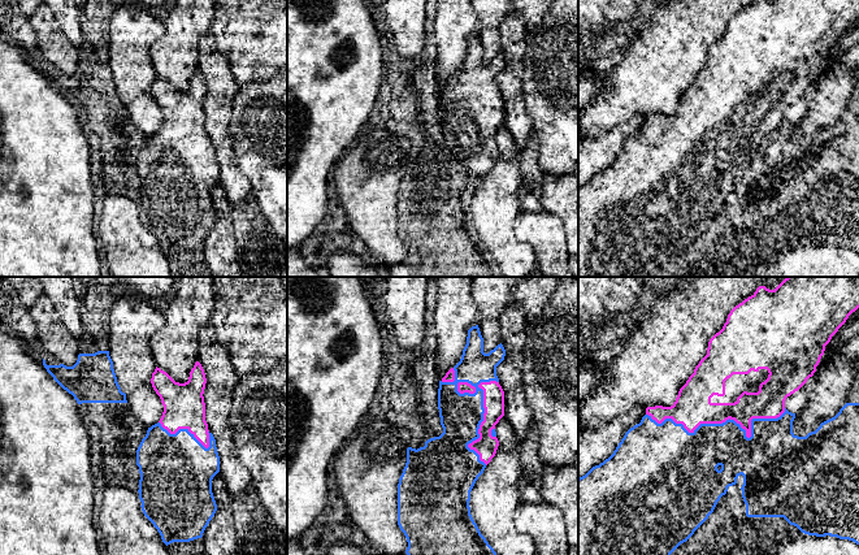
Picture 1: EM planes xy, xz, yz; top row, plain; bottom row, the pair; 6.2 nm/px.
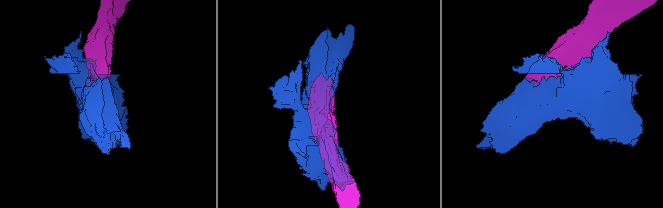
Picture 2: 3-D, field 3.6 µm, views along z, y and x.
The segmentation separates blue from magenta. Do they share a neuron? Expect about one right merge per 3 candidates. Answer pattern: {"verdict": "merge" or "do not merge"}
{"verdict": "merge"}

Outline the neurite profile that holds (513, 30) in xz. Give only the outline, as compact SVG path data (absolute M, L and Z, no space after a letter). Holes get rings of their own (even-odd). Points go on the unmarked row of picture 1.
M515 12L502 19L502 53L504 69L496 75L499 94L504 100L504 125L520 143L525 143L533 130L532 120L525 109L522 92L524 55L526 47L526 21Z

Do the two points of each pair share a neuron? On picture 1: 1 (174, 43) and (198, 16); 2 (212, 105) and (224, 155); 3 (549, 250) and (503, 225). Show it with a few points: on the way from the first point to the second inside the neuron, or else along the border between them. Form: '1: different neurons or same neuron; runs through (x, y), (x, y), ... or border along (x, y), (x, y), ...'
1: same neuron; runs through (181, 37), (191, 22)
2: same neuron; runs through (217, 117), (217, 130), (224, 143)
3: different neurons; border along (520, 209), (515, 235), (528, 242), (534, 255)

